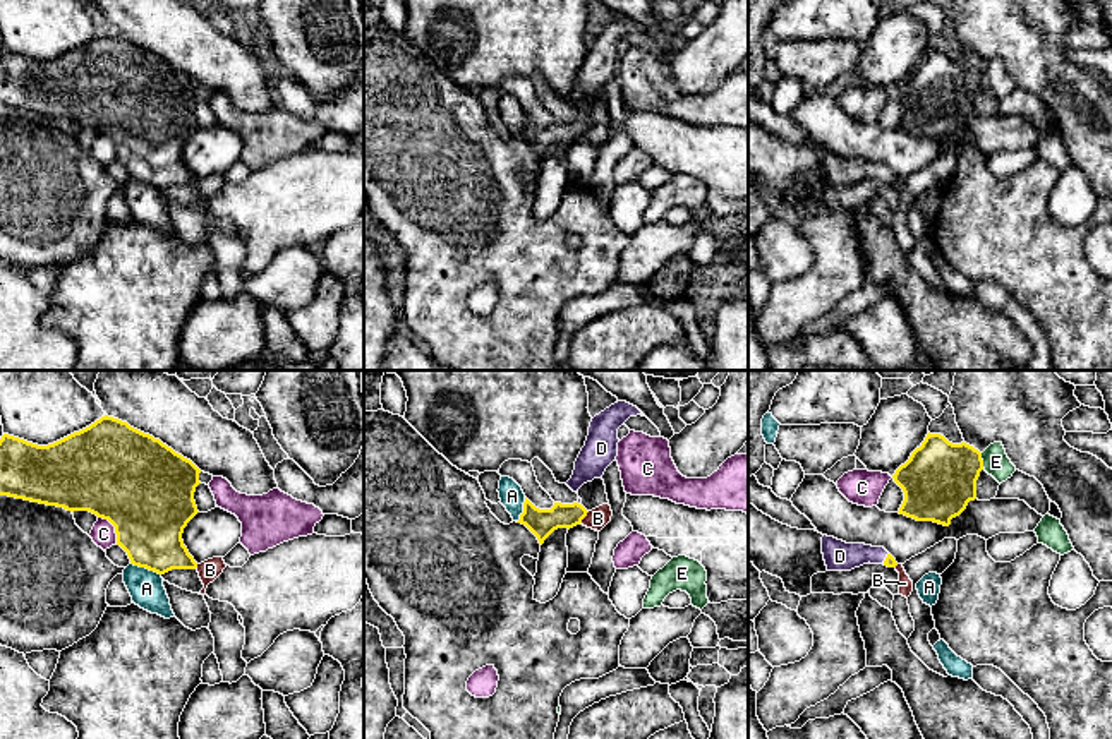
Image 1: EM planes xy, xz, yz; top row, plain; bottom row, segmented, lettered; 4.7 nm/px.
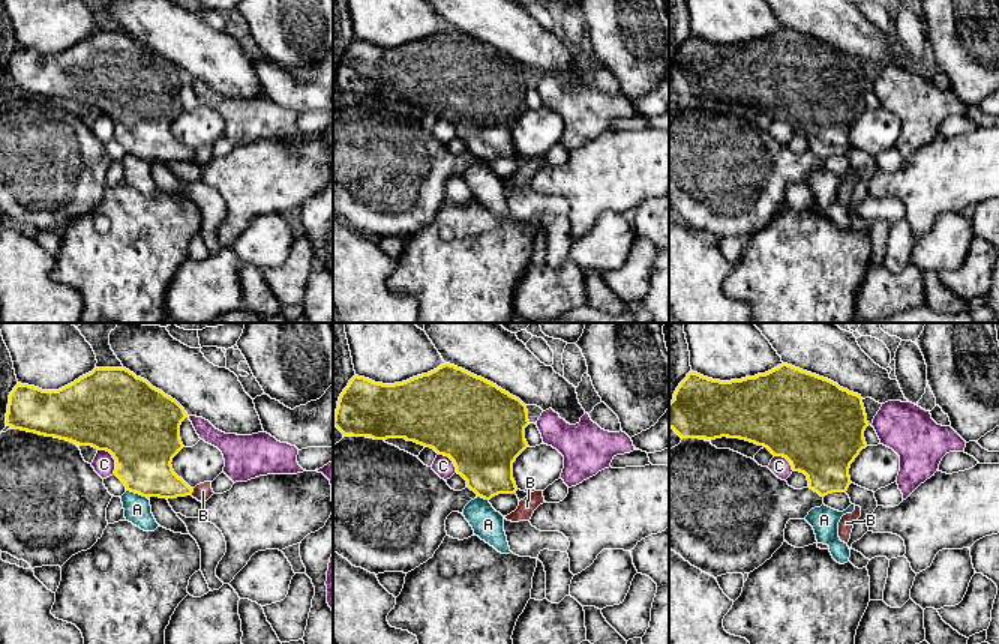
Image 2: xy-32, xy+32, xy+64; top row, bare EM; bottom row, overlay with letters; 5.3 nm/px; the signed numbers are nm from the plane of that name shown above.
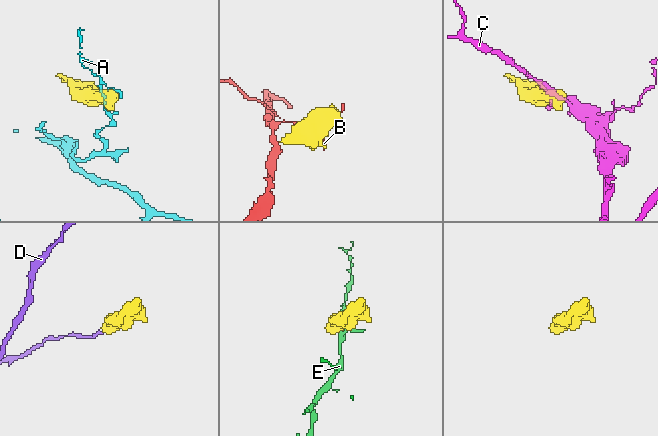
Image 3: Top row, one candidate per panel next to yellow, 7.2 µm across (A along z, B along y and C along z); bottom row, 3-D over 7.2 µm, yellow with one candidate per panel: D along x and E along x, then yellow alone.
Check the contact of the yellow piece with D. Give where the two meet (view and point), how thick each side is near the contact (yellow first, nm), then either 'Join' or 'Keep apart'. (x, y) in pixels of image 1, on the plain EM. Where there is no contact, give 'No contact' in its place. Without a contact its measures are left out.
Touches yellow at yz (886, 174). Thickness 50 nm (yellow) against 140 nm. Join

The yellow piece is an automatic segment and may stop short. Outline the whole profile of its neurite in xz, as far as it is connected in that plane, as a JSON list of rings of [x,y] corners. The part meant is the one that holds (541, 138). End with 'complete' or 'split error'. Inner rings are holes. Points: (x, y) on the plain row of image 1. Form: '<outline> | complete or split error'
[[[525,113],[523,129],[520,130],[520,135],[517,139],[525,141],[542,161],[554,146],[570,146],[580,141],[587,129],[589,127],[578,118],[554,118],[551,125],[539,125]]] | complete

